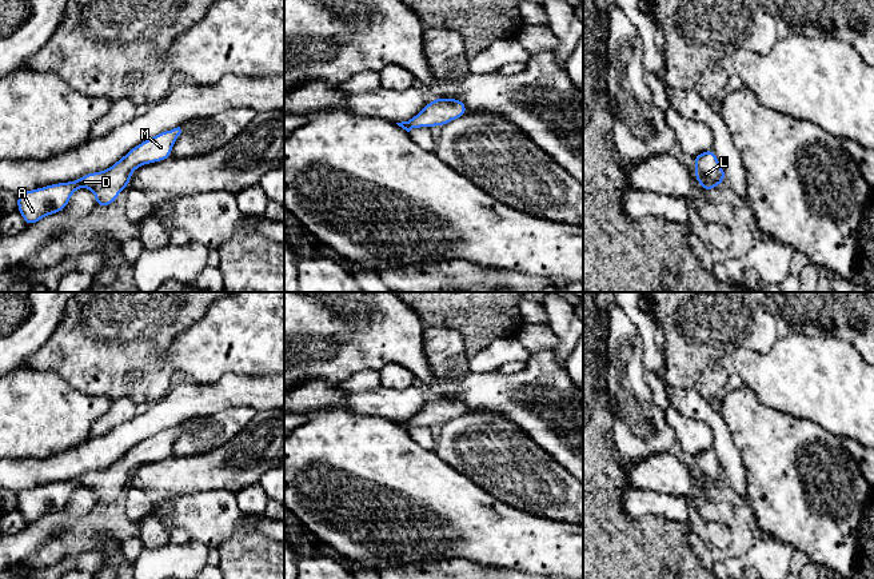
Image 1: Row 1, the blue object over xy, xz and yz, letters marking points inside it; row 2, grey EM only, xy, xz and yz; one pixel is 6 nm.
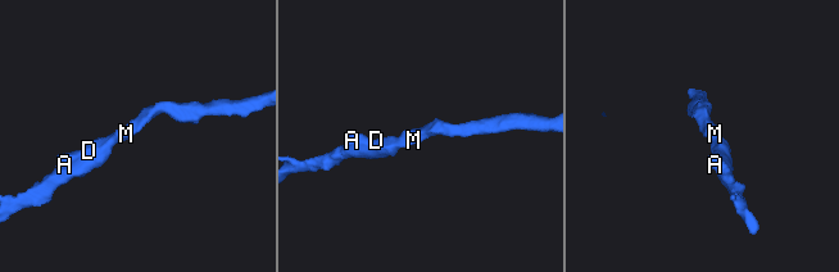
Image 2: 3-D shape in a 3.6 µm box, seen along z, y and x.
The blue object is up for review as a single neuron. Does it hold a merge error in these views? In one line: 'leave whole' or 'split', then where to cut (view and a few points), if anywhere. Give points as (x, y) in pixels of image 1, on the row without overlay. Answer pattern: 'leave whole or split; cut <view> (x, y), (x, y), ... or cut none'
leave whole; cut none

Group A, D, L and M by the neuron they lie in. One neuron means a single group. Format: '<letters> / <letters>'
A D L M

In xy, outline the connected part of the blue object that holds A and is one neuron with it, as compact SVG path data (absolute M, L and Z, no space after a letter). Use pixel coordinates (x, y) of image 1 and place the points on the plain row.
M180 426L160 431L129 448L105 470L87 472L75 480L24 490L17 494L17 510L27 526L32 524L48 514L63 510L77 487L89 487L95 492L96 506L108 506L125 486L129 486L131 474L136 467L171 456L180 432Z

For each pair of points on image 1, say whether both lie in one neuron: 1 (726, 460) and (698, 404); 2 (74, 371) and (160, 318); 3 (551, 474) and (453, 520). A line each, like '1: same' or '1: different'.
1: same
2: same
3: different

